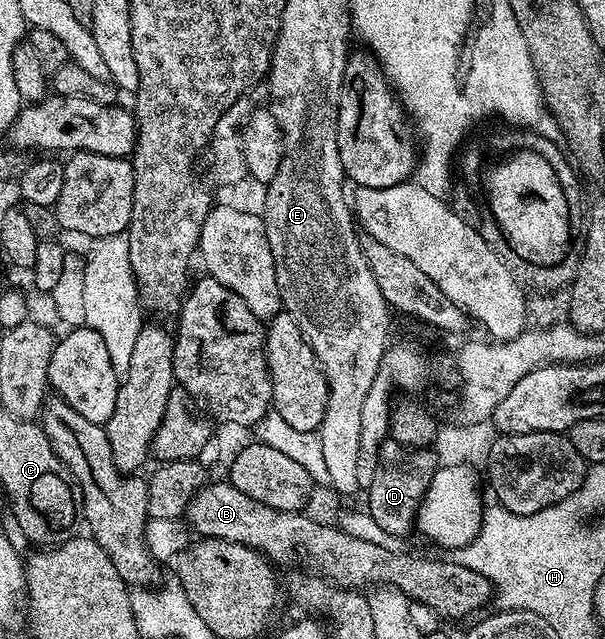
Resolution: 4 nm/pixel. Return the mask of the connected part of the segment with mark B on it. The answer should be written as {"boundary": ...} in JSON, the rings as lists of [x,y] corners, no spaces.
{"boundary":[[[222,481],[222,483],[210,482],[208,485],[200,487],[191,497],[183,516],[184,522],[191,528],[192,534],[197,537],[208,537],[210,539],[222,539],[223,541],[235,541],[242,543],[245,547],[252,548],[253,551],[260,551],[274,564],[297,563],[300,559],[306,559],[305,563],[309,569],[320,566],[321,572],[331,583],[338,587],[350,589],[373,589],[382,583],[390,587],[396,587],[412,602],[422,603],[435,613],[441,616],[442,620],[465,619],[468,615],[476,616],[477,610],[485,606],[488,601],[494,598],[493,586],[479,573],[473,569],[467,569],[456,561],[445,561],[443,559],[424,559],[421,555],[401,555],[400,550],[383,545],[371,545],[368,541],[361,541],[356,537],[348,536],[341,531],[337,525],[317,524],[311,517],[300,511],[276,511],[271,509],[271,505],[263,505],[247,493],[239,493],[232,483]]]}

